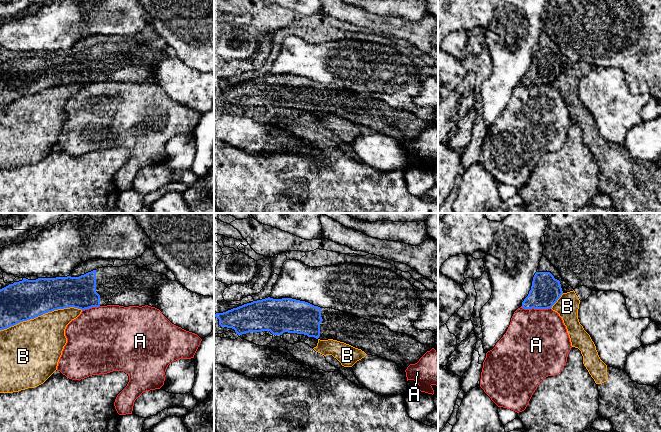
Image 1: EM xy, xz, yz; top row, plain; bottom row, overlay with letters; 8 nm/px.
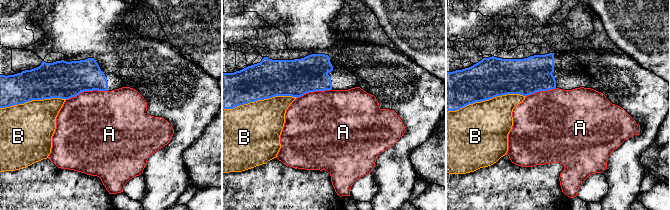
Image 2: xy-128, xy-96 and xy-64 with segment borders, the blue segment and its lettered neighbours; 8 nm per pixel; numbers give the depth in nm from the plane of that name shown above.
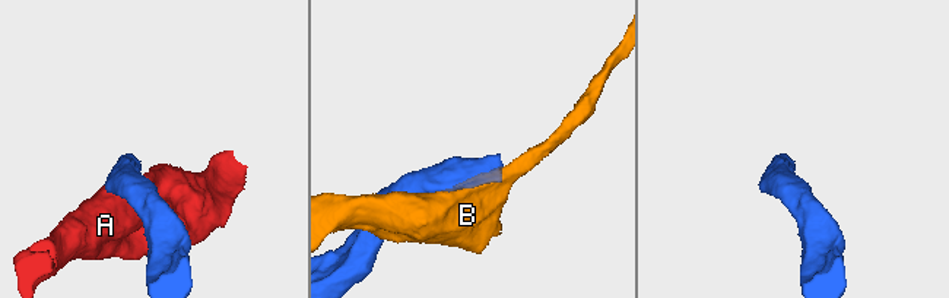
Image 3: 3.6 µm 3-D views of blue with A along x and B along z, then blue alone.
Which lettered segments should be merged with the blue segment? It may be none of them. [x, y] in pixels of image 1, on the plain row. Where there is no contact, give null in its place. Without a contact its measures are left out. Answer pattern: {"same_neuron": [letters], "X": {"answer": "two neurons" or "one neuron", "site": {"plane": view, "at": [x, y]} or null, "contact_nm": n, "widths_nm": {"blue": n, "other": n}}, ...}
{"same_neuron": [], "A": {"answer": "two neurons", "site": {"plane": "yz", "at": [536, 84]}, "contact_nm": 240, "widths_nm": {"blue": 240, "other": 500}}, "B": {"answer": "two neurons", "site": {"plane": "xy", "at": [41, 90]}, "contact_nm": 700, "widths_nm": {"blue": 320, "other": 420}}}

